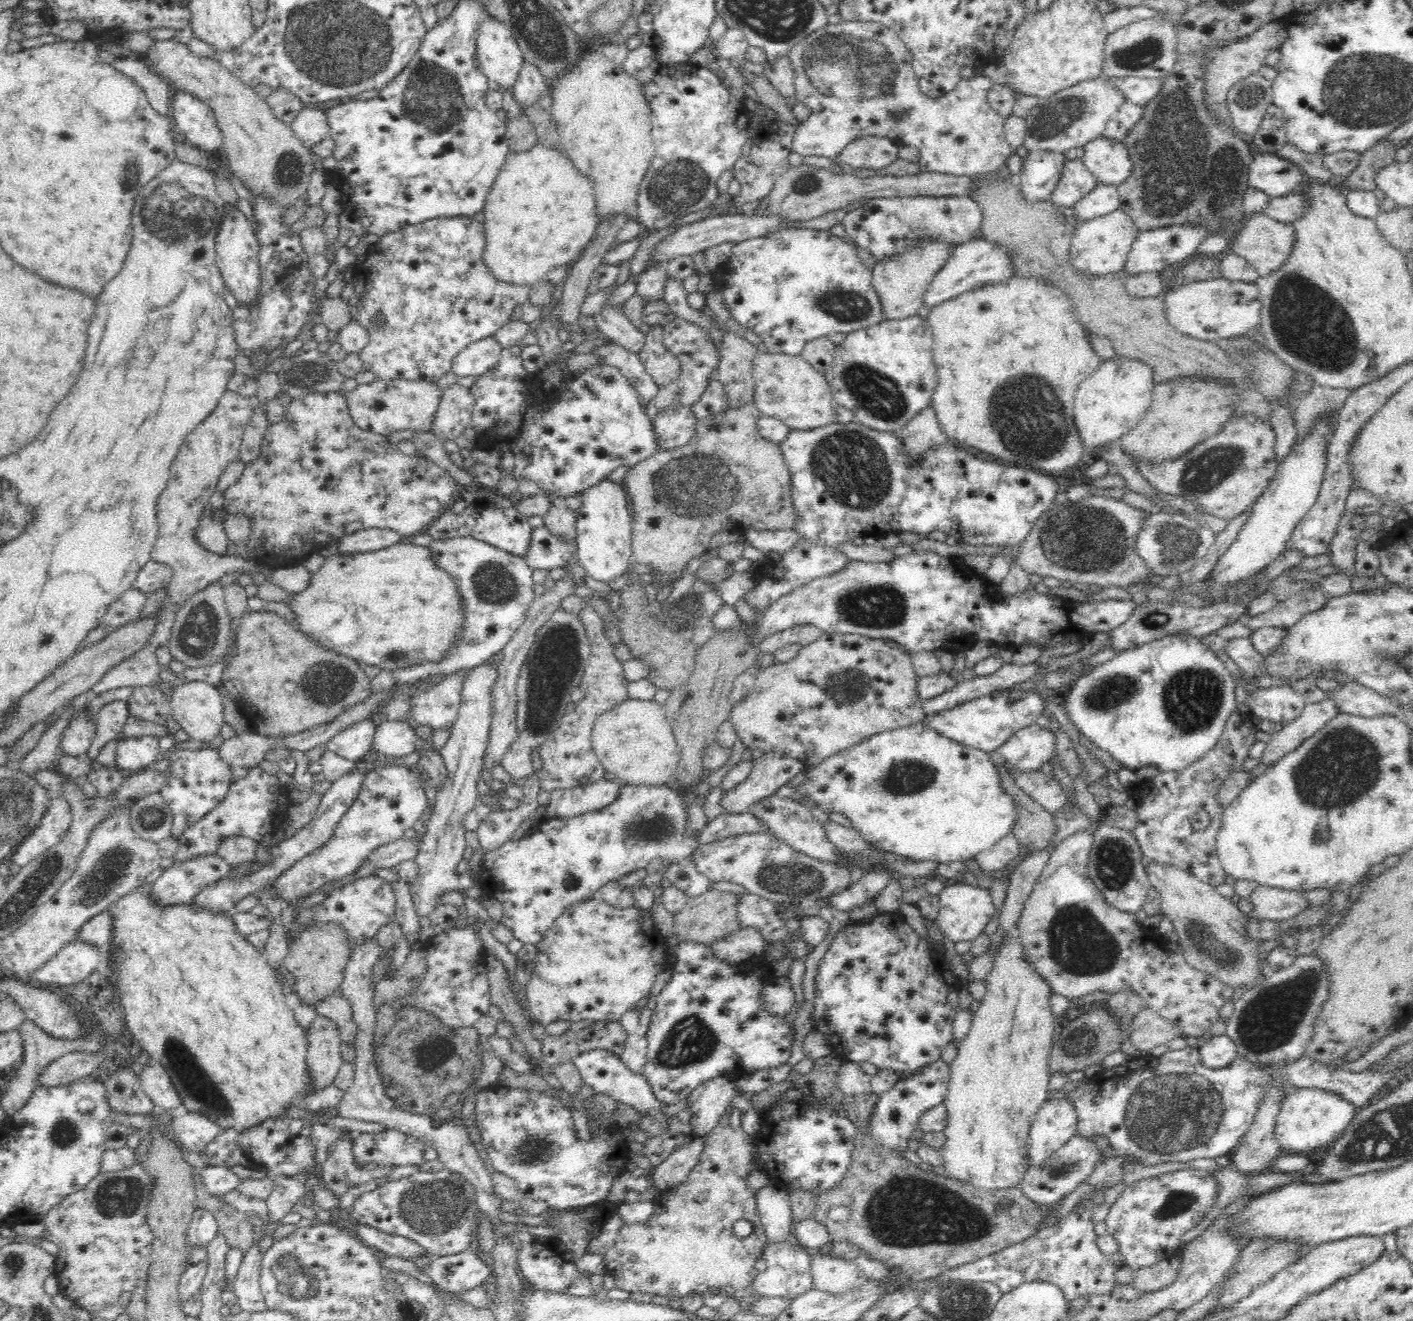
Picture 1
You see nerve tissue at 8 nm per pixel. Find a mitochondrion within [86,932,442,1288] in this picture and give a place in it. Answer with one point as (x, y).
(197, 1084)

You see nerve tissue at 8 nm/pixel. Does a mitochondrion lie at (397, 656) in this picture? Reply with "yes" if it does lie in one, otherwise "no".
yes

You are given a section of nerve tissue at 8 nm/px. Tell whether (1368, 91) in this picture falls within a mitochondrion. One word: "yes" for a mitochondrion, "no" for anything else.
yes

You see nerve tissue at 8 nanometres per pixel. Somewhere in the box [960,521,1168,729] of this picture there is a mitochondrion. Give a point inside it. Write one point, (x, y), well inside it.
(1112, 691)

